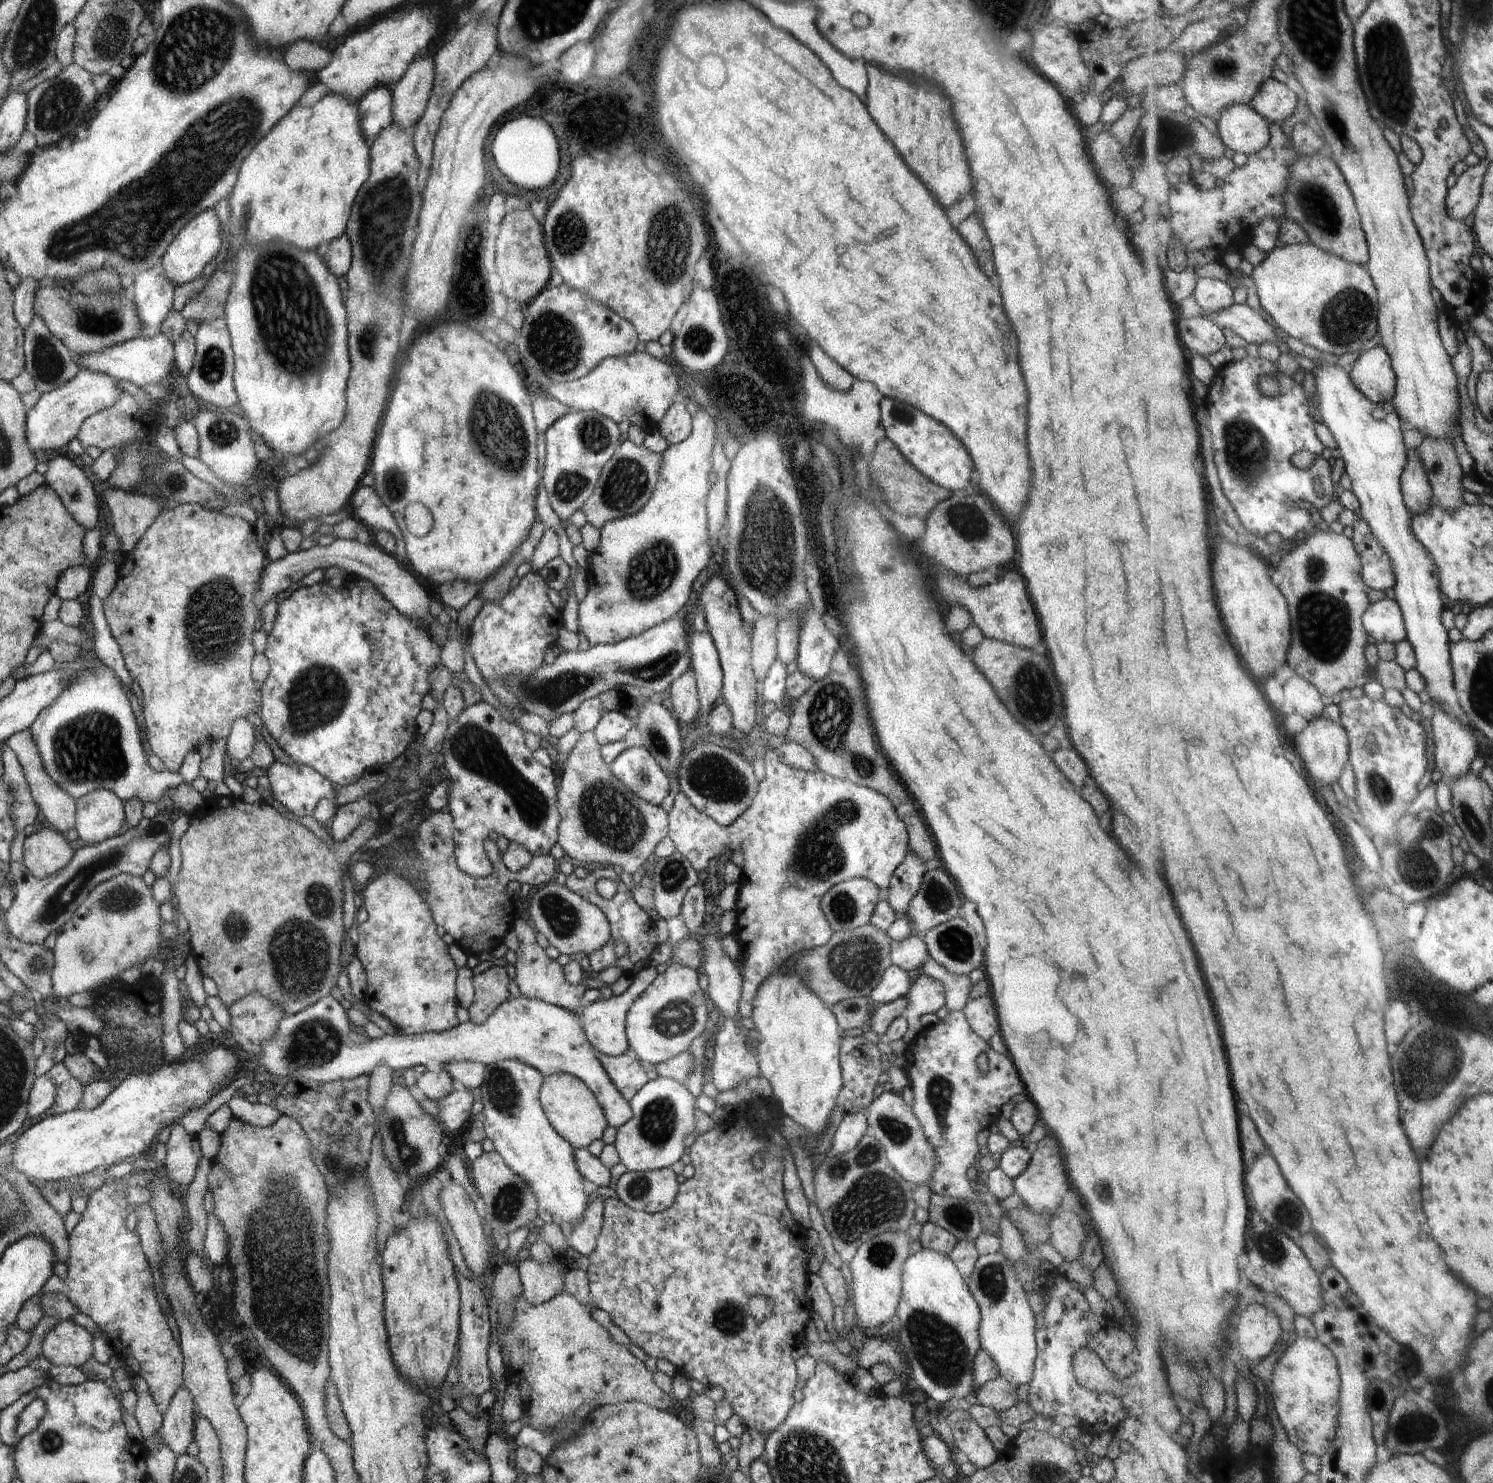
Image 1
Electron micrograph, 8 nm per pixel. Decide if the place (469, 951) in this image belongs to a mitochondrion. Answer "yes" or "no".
no

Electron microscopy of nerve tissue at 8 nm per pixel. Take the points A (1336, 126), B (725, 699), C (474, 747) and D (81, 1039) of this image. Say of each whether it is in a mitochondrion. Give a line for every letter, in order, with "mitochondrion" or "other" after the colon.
A: mitochondrion
B: other
C: mitochondrion
D: other

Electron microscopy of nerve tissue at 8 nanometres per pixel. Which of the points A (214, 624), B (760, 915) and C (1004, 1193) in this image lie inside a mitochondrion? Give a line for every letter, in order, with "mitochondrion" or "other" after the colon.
A: mitochondrion
B: other
C: other

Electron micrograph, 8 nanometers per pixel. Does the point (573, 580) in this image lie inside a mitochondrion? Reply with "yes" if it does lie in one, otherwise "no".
no

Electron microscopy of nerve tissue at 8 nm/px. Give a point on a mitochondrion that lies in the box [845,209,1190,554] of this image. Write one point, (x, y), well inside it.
(963, 521)

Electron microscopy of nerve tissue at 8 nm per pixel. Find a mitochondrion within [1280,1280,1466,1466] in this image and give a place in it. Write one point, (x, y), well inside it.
(1414, 1427)

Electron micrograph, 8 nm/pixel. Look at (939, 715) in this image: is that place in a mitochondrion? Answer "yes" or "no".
no

